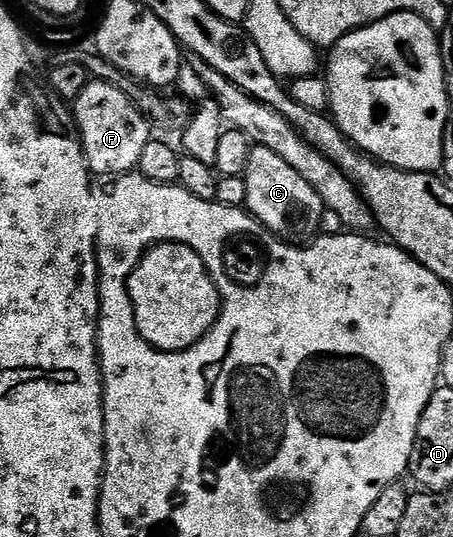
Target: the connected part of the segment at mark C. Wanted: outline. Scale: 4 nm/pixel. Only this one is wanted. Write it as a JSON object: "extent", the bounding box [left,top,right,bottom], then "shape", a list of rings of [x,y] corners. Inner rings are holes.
{"extent":[242,145,326,244],"shape":[[[253,145],[242,177],[246,184],[244,206],[277,239],[289,244],[307,244],[321,233],[320,221],[326,218],[324,201],[290,164],[286,164],[286,160],[282,160],[282,156],[278,156],[278,152]]]}

